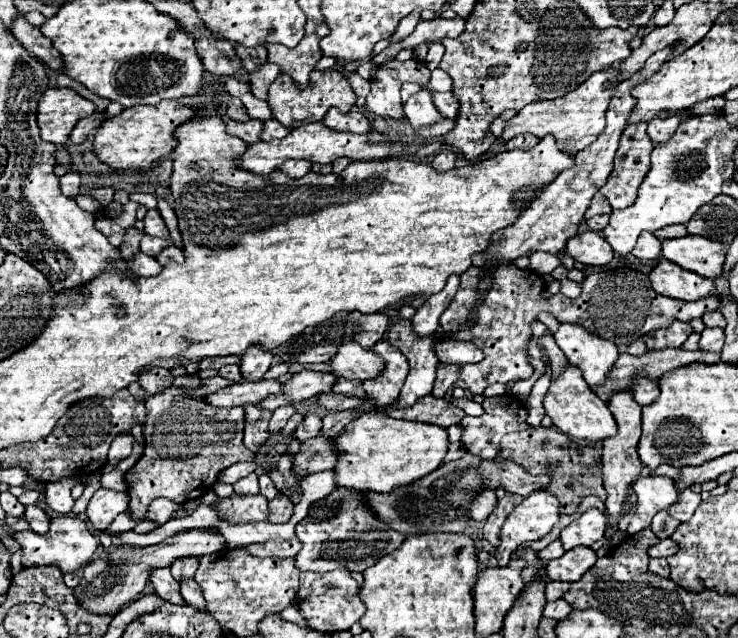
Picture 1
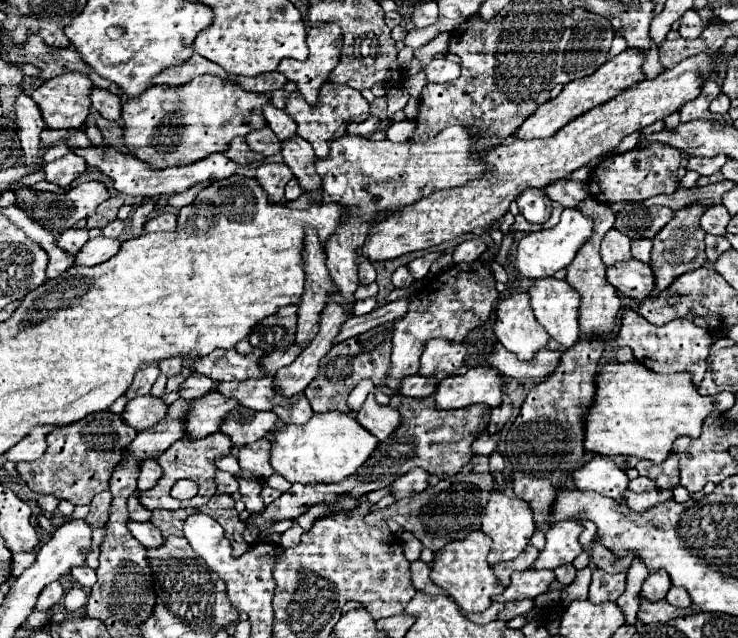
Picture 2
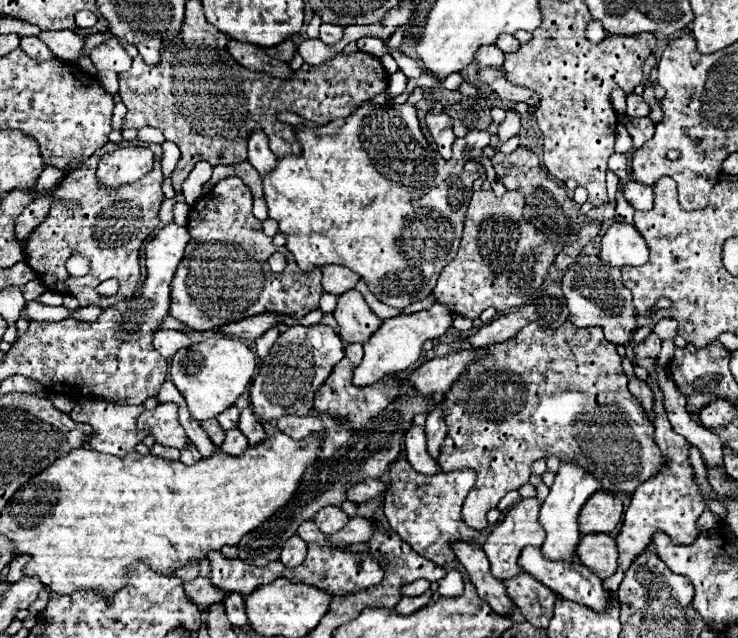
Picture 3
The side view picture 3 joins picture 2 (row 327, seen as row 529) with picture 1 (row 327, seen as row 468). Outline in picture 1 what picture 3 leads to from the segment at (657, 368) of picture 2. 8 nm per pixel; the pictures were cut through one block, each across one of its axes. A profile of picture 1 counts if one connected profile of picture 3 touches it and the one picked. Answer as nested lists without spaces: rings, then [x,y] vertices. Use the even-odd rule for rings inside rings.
[[[674,322],[666,328],[660,328],[660,330],[654,330],[646,336],[642,336],[642,340],[646,342],[648,350],[664,350],[664,348],[680,348],[686,338],[692,334],[692,326],[686,324],[686,322]]]

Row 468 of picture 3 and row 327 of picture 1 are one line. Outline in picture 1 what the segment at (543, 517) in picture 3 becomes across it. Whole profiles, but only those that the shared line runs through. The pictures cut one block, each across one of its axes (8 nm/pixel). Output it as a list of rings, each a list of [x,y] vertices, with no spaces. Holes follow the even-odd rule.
[[[568,322],[560,324],[554,338],[568,362],[582,370],[582,376],[590,386],[606,382],[606,374],[618,358],[618,348],[614,342],[598,338],[582,326]]]

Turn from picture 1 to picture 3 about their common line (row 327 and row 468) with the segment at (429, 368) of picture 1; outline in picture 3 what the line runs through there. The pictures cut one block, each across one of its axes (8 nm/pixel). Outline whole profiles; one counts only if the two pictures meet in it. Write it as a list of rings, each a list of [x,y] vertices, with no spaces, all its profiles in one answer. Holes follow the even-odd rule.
[[[400,456],[390,466],[390,488],[384,496],[384,514],[400,534],[400,538],[412,546],[416,554],[422,558],[430,558],[434,564],[444,566],[454,560],[454,550],[450,542],[462,540],[472,542],[478,540],[482,534],[480,530],[470,530],[462,522],[462,502],[466,494],[474,488],[476,472],[474,470],[456,470],[456,472],[438,472],[434,476],[418,474],[404,456]]]

